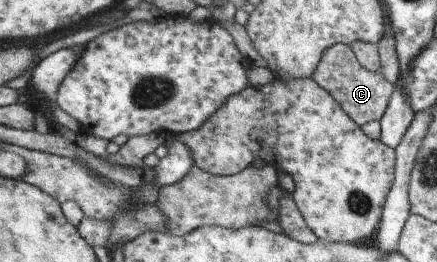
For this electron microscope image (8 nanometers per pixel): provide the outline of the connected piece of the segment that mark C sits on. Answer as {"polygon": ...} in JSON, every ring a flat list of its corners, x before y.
{"polygon":[[335,43,322,50,311,77,318,85,323,85,334,99,339,99,343,112,357,126,371,120,379,120,394,89,393,85,377,72,372,73,363,69,345,43]]}

